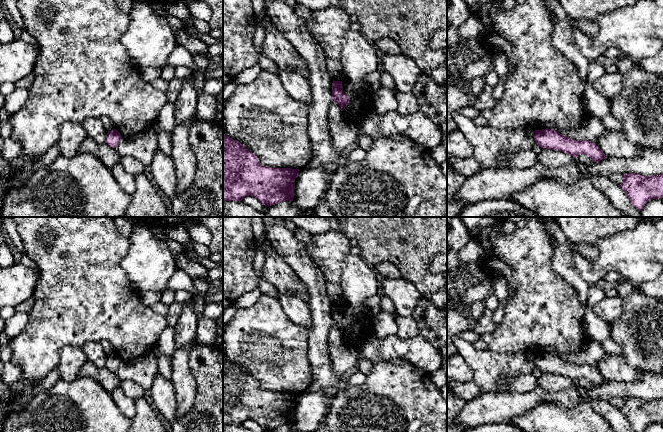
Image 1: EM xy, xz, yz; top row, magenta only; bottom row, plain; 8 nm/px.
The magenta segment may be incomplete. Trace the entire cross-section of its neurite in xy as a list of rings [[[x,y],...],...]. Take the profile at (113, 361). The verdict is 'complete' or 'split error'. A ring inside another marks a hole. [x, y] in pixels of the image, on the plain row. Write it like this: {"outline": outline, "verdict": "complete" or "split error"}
{"outline": [[[114,353],[107,357],[105,367],[107,367],[112,372],[116,372],[121,363],[121,358],[116,353]]], "verdict": "complete"}

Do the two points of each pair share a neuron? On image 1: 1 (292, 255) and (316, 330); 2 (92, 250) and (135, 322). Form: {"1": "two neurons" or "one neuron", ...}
{"1": "one neuron", "2": "one neuron"}

